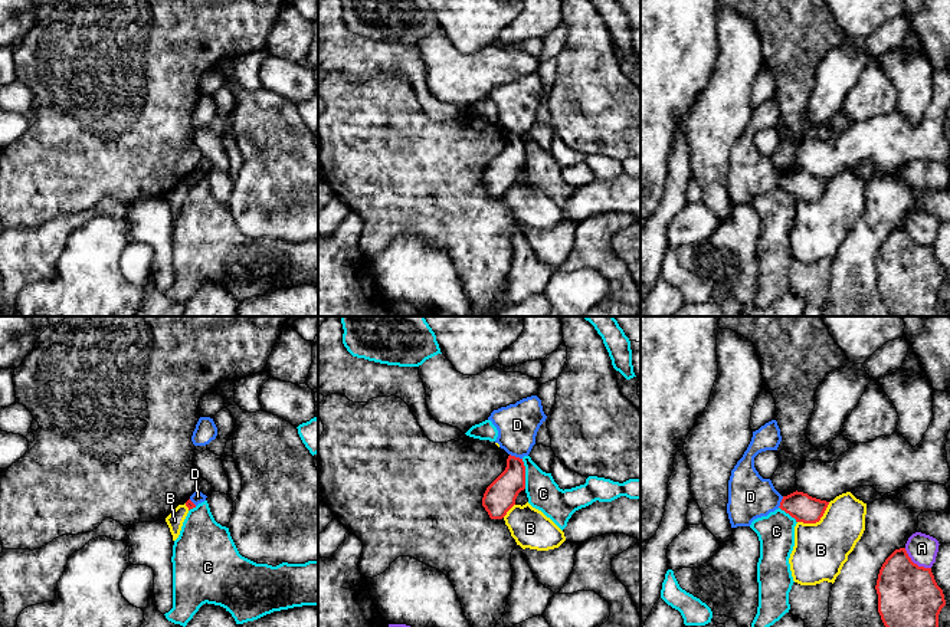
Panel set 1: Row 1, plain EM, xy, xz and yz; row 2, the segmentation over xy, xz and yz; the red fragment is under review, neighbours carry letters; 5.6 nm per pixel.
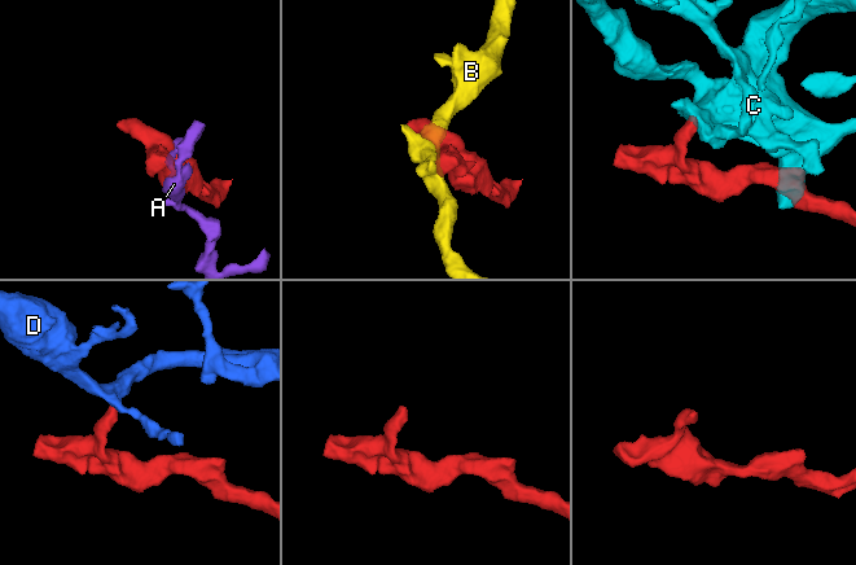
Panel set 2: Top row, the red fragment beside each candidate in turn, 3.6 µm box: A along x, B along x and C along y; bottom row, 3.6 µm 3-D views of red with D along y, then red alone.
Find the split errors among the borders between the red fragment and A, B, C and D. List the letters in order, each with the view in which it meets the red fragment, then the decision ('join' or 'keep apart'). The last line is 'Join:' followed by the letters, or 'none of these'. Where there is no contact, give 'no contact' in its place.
A: yz | keep apart
B: yz | keep apart
C: xz | keep apart
D: xz | keep apart
Join: none of these

